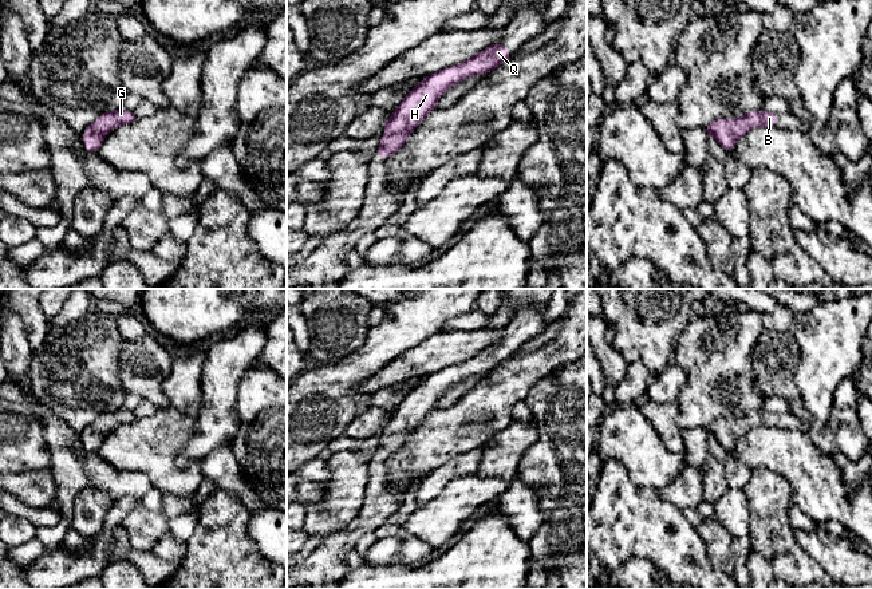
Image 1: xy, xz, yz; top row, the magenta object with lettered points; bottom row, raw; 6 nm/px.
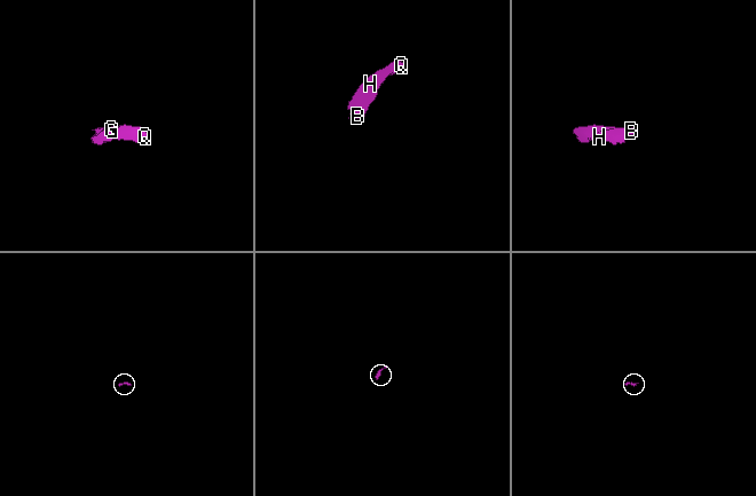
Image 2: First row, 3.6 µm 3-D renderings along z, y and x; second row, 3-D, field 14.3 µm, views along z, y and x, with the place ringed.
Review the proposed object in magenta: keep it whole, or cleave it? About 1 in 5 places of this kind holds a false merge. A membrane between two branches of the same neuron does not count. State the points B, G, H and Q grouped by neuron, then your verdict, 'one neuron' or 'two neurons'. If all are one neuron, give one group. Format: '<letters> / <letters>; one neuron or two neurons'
B G H Q; one neuron

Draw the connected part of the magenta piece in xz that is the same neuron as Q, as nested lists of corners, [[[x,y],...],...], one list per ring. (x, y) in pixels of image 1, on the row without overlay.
[[[496,343],[463,363],[446,367],[435,373],[425,376],[425,379],[414,386],[403,398],[386,422],[383,427],[386,435],[380,439],[376,455],[388,459],[398,451],[419,422],[437,408],[437,400],[451,386],[471,375],[488,373],[509,359],[509,351],[502,344]]]

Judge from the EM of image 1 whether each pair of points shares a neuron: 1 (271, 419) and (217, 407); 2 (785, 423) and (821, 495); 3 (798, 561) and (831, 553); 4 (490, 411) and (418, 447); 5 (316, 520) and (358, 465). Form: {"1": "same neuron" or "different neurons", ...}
{"1": "different neurons", "2": "different neurons", "3": "different neurons", "4": "same neuron", "5": "same neuron"}

